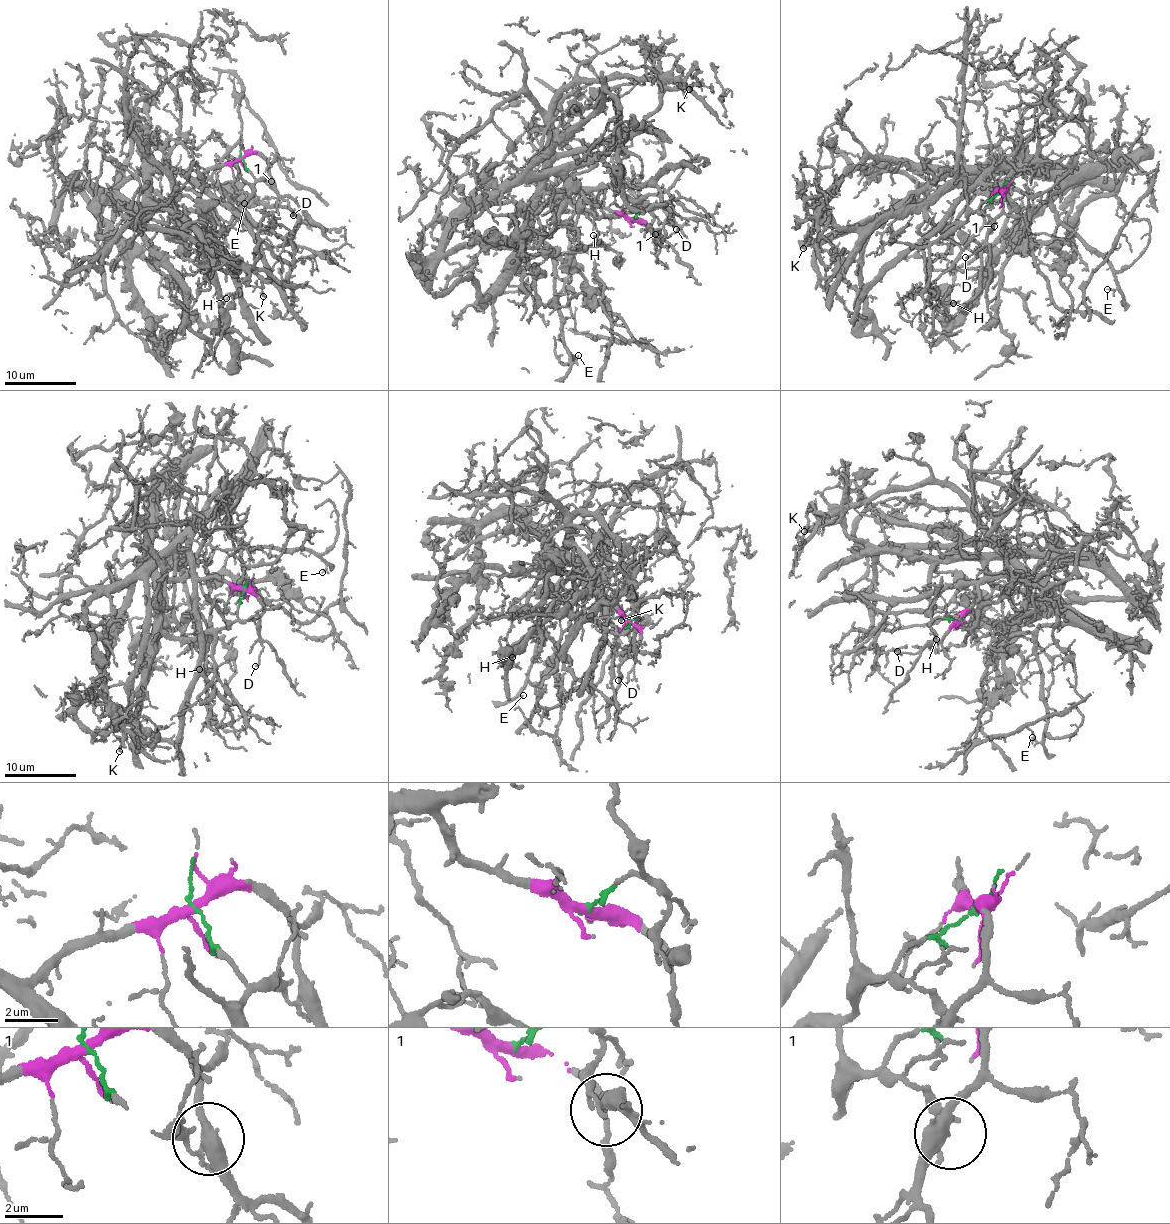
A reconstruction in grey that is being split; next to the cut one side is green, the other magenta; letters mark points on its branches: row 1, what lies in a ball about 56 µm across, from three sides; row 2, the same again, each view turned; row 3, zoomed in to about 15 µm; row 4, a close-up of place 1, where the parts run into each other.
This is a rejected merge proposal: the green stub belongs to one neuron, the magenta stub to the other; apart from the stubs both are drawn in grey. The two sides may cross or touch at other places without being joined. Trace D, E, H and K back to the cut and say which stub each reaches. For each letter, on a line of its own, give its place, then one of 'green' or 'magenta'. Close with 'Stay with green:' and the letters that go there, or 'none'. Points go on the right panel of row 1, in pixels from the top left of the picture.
D: (965, 257) | magenta
E: (1107, 289) | magenta
H: (953, 303) | magenta
K: (803, 248) | green
Stay with green: K

